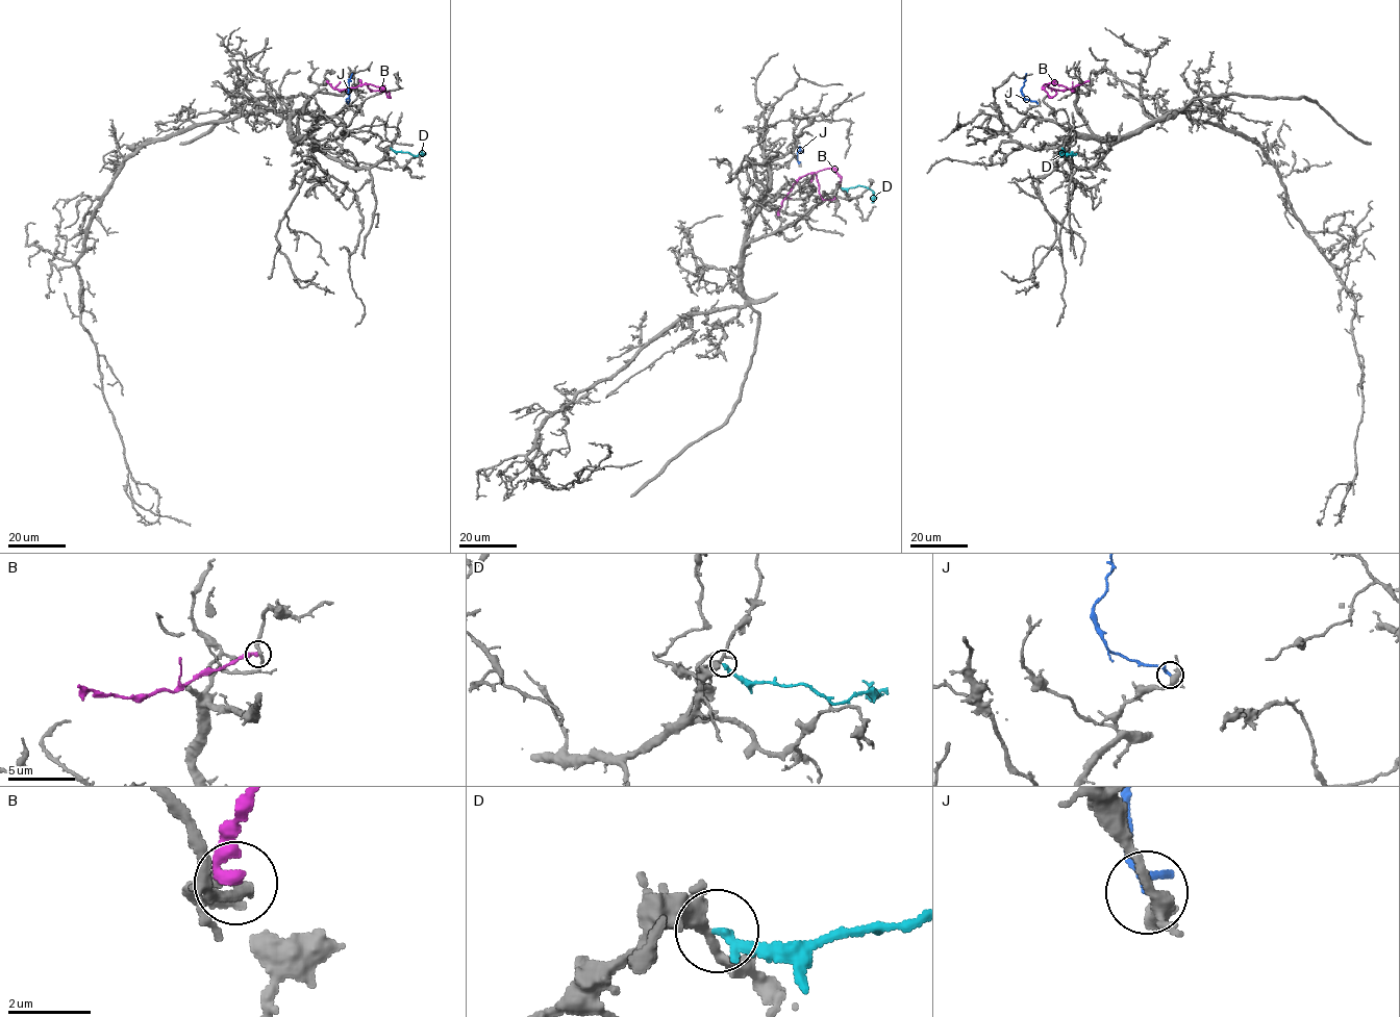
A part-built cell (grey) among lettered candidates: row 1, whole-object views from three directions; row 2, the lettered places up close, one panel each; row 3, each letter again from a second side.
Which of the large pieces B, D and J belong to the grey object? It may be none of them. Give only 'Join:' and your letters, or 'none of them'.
Join: J

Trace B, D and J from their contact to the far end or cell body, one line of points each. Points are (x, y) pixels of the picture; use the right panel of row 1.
B: (1089, 81), (1059, 91), (1047, 84), (1042, 89), (1050, 96), (1054, 96), (1055, 91)
D: (1061, 148), (1061, 155), (1076, 153)
J: (1038, 103), (1027, 100), (1022, 93), (1026, 73)

